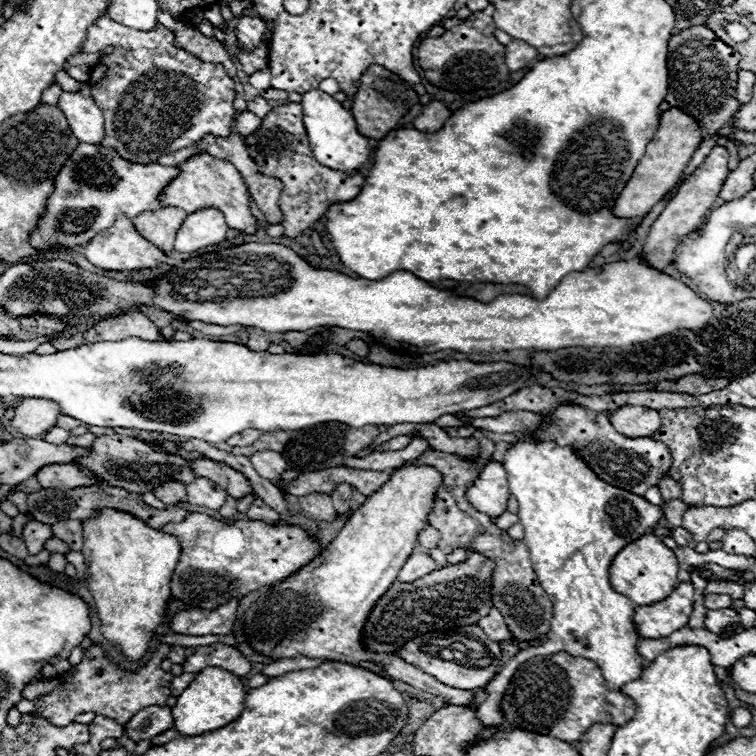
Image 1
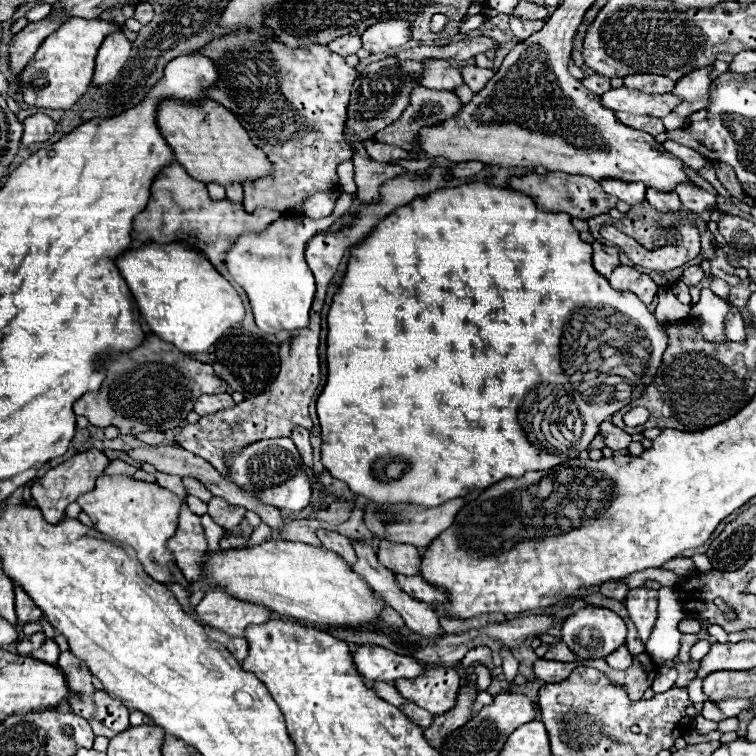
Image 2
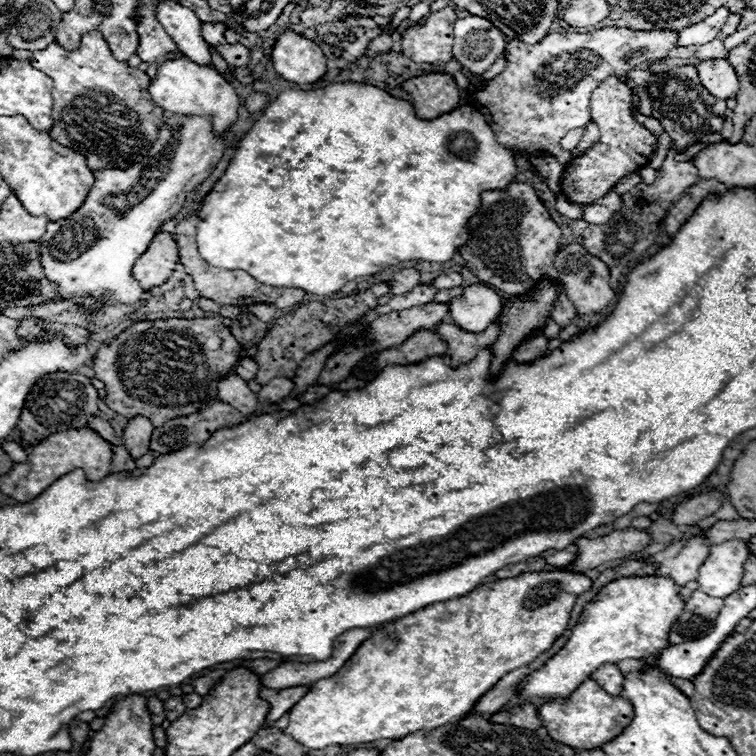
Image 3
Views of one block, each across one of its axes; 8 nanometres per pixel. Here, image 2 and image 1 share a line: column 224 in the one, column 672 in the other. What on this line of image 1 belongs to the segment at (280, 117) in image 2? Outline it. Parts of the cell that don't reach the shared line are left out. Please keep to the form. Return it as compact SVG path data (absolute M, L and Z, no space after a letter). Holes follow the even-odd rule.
M706 26L674 34L668 42L668 94L660 104L660 112L666 112L668 108L682 108L698 120L702 136L712 138L740 108L740 102L736 100L738 60L740 54L716 38Z

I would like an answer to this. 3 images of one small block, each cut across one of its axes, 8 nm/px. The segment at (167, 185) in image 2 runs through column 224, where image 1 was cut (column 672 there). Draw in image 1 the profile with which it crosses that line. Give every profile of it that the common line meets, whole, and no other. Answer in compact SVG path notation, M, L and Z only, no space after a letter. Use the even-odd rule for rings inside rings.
M724 146L712 148L712 152L706 156L706 160L694 170L694 174L688 176L688 180L682 184L680 192L668 202L668 206L662 210L658 220L652 224L650 234L646 238L646 244L644 244L644 250L642 250L644 262L648 262L656 270L666 270L666 266L670 266L676 244L680 242L682 236L686 236L702 226L704 218L712 210L714 200L718 198L722 184L726 182L728 172L730 172L728 170L728 150Z

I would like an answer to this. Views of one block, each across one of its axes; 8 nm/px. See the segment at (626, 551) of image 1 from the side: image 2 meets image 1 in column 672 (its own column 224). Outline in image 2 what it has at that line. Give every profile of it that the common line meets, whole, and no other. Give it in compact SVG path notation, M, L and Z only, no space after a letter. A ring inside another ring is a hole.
M268 540L260 546L244 548L244 550L228 550L206 556L206 578L214 580L216 590L224 590L234 598L266 606L278 614L306 620L312 624L368 624L370 620L380 620L380 610L384 608L382 598L378 598L368 584L350 570L350 566L330 550L314 548L302 542L286 542L286 540Z

